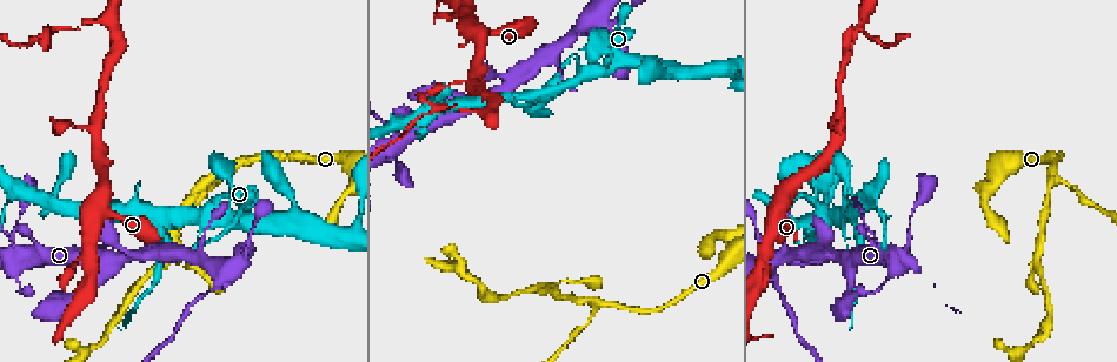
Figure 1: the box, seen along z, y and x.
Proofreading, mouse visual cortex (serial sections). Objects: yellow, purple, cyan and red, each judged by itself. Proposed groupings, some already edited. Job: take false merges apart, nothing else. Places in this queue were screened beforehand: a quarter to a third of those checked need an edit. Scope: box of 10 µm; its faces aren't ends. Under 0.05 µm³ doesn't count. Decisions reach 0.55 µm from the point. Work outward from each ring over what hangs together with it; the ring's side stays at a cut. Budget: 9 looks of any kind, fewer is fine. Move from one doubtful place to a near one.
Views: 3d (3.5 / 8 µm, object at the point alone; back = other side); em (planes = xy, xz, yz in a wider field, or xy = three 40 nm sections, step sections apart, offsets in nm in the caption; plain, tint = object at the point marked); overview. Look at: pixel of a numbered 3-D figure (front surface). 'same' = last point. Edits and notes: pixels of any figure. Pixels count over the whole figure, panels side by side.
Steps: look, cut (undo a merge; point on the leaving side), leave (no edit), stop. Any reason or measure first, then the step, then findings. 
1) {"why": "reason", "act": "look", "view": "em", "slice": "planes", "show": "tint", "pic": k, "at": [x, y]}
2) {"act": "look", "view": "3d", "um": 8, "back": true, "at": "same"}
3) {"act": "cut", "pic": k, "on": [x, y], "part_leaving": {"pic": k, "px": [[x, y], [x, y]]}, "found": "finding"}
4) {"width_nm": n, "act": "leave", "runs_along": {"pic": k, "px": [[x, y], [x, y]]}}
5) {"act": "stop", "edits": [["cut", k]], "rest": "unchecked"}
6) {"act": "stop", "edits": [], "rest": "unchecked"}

{"why": "abrupt turn", "act": "look", "view": "3d", "um": 8, "pic": 1, "at": [874, 195]}

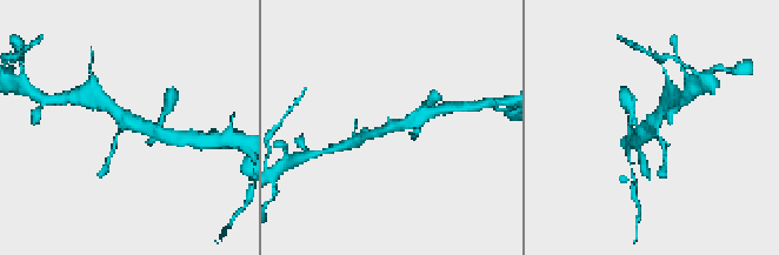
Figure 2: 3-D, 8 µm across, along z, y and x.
{"act": "look", "view": "3d", "um": 3.5, "back": true, "at": "same"}

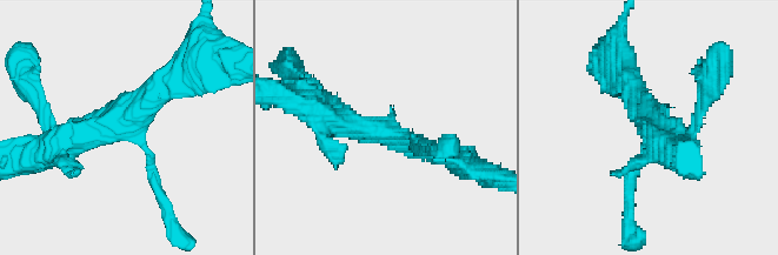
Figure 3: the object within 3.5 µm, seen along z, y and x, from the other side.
{"act": "look", "view": "em", "slice": "xy", "step": 3, "show": "tint", "pic": 3, "at": [133, 126]}

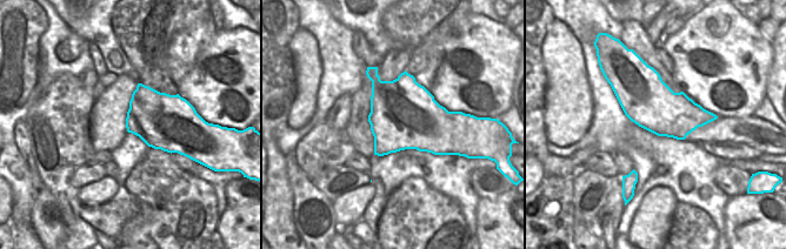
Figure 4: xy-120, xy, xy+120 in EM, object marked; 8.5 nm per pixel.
{"arm_widths_nm": [150, 300, 350], "act": "leave", "runs_along": {"pic": 3, "px": [[58, 142], [131, 125], [173, 64]]}, "found": "continuous, no second cell"}

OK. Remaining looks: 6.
{"why": "thin neck", "act": "look", "view": "3d", "um": 3.5, "back": true, "pic": 1, "at": [451, 106]}

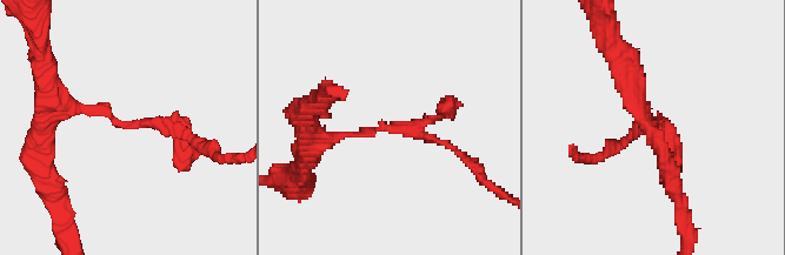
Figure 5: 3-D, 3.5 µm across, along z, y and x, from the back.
{"why": "now the EM", "act": "look", "view": "em", "slice": "xy", "step": 5, "show": "tint", "pic": 5, "at": [122, 124]}

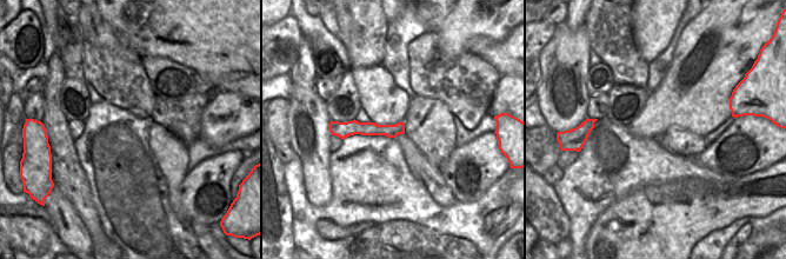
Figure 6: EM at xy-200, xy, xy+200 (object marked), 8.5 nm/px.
{"act": "cut", "pic": 5, "on": [416, 132], "part_leaving": {"pic": 5, "px": [[376, 132], [419, 132], [477, 168]]}, "found": "two cells meet here"}

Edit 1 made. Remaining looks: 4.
{"why": "redraw", "act": "look", "view": "overview"}

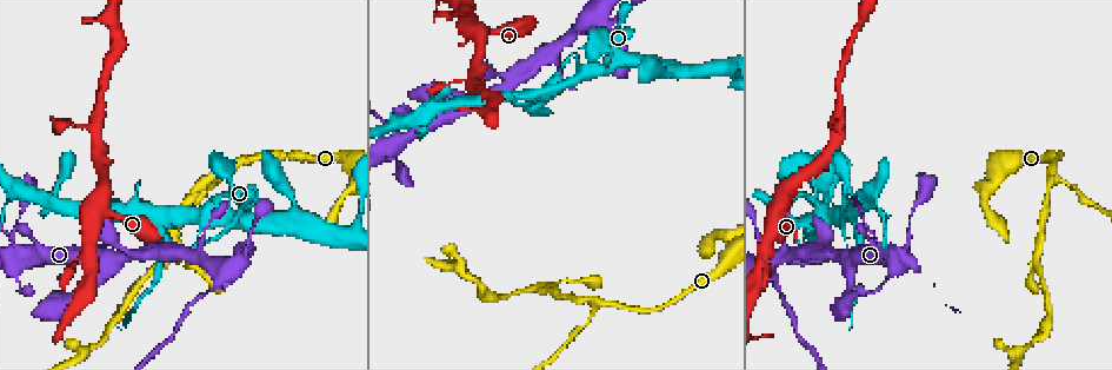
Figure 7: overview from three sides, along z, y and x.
{"why": "small branch off a trunk", "act": "look", "view": "3d", "um": 3.5, "back": true, "pic": 7, "at": [13, 252]}

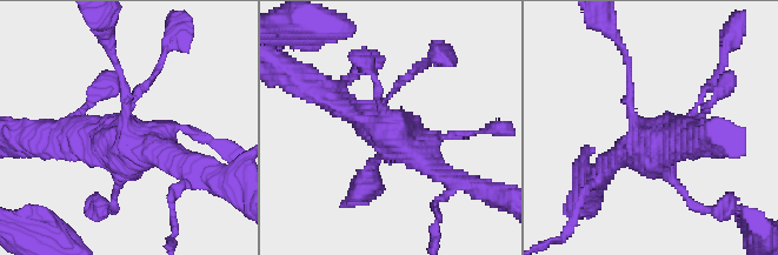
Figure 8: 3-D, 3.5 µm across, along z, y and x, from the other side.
{"act": "look", "view": "em", "slice": "xy", "step": 3, "show": "tint", "pic": 8, "at": [639, 130]}

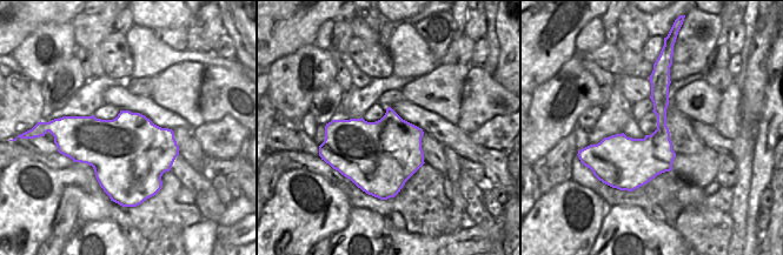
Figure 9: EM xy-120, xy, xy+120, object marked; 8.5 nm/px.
{"act": "leave", "runs_along": {"pic": 8, "px": [[320, 89], [388, 134], [385, 155]]}, "found": "all the same cell"}

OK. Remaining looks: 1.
{"act": "stop", "edits": [["cut", 5]], "rest": "unchecked"}

